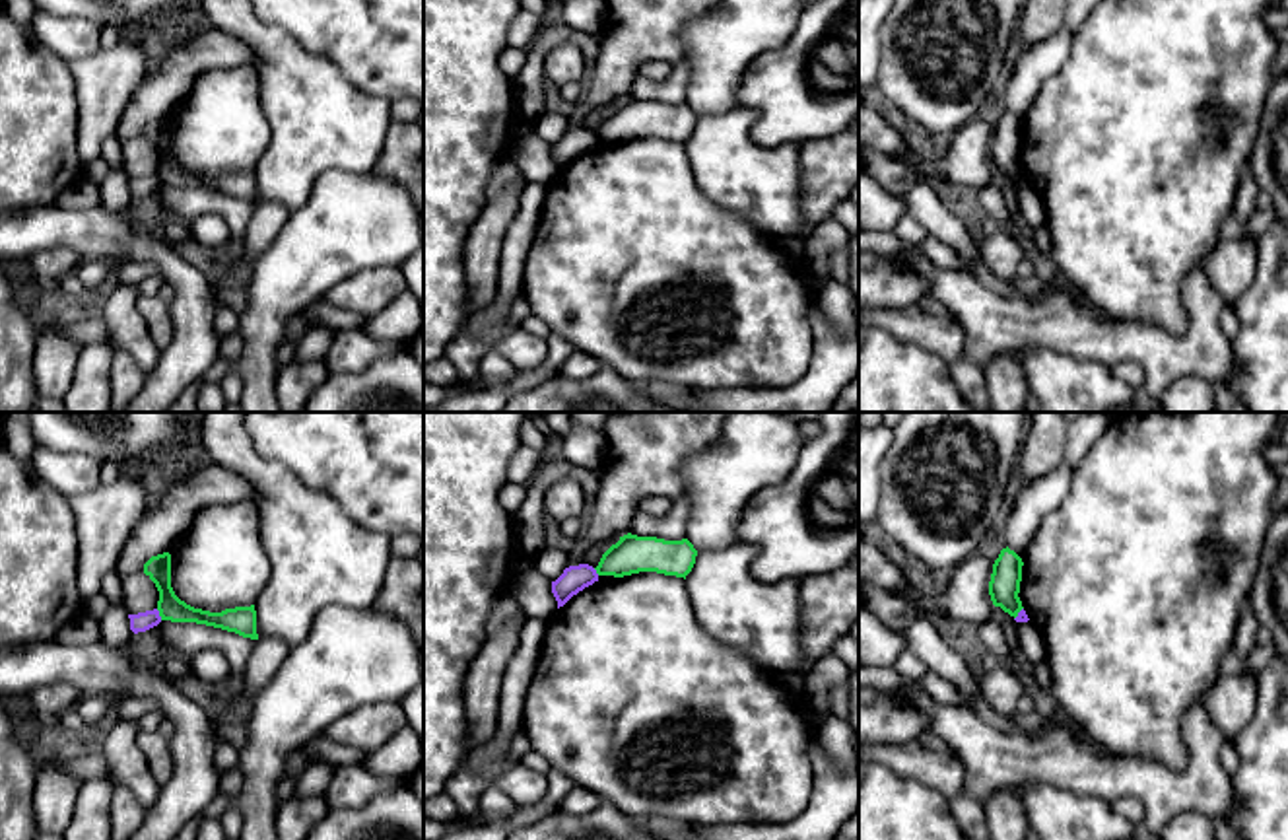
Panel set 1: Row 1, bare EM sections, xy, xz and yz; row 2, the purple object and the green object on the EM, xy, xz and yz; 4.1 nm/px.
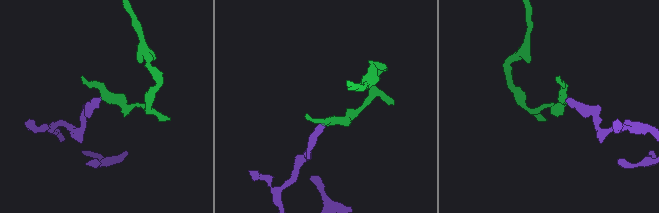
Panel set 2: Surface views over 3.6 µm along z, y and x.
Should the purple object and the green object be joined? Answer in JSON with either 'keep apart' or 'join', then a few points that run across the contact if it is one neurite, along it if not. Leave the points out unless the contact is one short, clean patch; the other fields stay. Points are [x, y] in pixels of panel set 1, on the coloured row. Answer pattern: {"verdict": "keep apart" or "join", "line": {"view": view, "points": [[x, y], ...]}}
{"verdict": "keep apart", "line": {"view": "xy", "points": [[156, 609], [162, 619]]}}

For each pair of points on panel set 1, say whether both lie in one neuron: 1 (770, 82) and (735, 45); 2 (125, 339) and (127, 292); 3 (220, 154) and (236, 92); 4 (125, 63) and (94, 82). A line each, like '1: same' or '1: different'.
1: different
2: same
3: same
4: same

